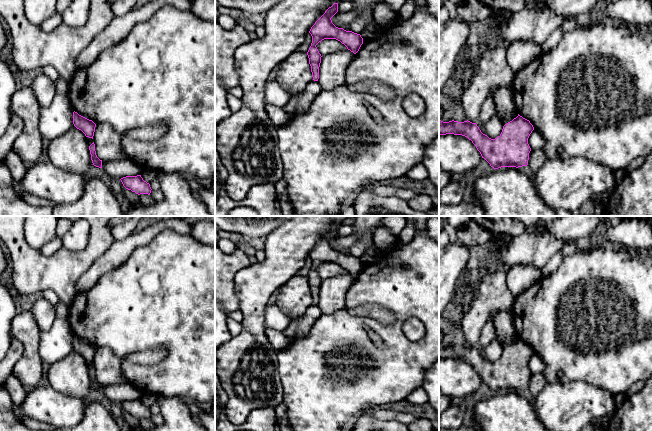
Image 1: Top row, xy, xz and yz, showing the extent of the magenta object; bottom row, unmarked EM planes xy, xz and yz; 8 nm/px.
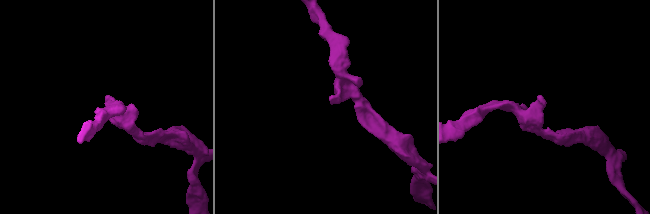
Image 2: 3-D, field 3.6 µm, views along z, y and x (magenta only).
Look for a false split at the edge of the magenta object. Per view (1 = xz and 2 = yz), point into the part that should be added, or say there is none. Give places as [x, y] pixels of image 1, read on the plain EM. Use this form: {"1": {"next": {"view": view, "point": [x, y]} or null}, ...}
{"1": {"next": null}, "2": {"next": null}}

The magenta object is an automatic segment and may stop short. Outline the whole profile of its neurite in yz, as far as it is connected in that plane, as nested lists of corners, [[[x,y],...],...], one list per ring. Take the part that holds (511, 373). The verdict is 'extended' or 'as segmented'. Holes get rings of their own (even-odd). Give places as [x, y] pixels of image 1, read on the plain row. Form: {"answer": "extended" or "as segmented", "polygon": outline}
{"answer": "as segmented", "polygon": [[[518,338],[503,350],[501,358],[491,363],[470,345],[443,346],[439,344],[439,359],[454,358],[467,361],[491,391],[522,391],[528,389],[531,372],[528,362],[534,354],[529,344]]]}

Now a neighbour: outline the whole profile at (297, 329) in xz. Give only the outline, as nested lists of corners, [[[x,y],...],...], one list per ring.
[[[312,304],[305,314],[295,320],[291,320],[288,327],[282,331],[289,342],[304,338],[315,321],[322,315],[317,305]]]

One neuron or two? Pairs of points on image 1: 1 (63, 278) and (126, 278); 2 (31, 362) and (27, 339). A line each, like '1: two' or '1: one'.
1: two
2: one

